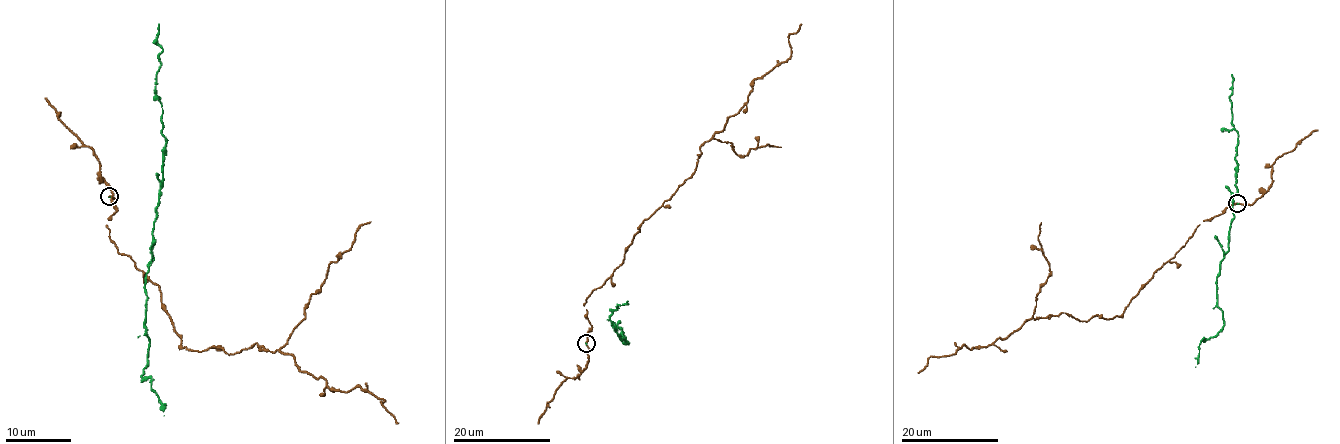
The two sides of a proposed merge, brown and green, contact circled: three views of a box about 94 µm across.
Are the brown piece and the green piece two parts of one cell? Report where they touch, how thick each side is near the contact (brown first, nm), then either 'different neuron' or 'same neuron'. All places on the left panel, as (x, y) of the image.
(109, 196) | 200/60 nm | same neuron

